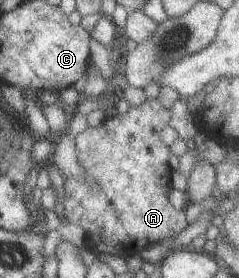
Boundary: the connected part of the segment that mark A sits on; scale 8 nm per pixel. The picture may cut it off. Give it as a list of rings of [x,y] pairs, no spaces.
[[[147,99],[140,105],[130,107],[125,113],[106,117],[98,127],[87,126],[74,137],[76,163],[82,167],[82,179],[66,177],[63,183],[62,216],[66,224],[81,227],[85,234],[84,246],[98,254],[107,252],[110,255],[126,258],[138,256],[148,245],[157,244],[161,239],[176,236],[187,222],[184,208],[176,209],[168,202],[165,190],[170,186],[171,169],[168,159],[171,157],[168,147],[162,143],[160,132],[168,126],[170,112],[158,99]]]

